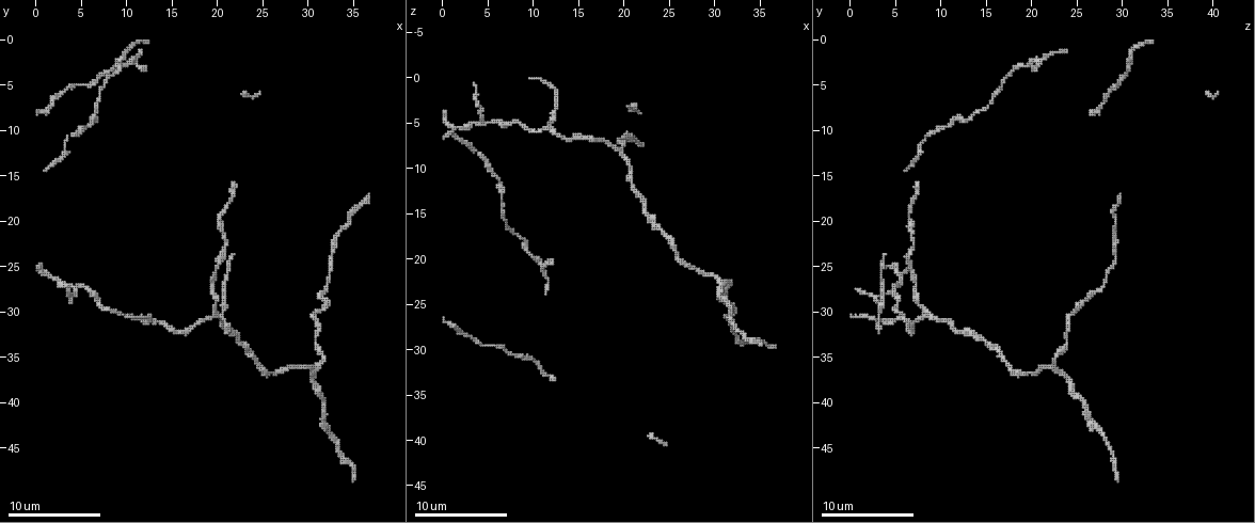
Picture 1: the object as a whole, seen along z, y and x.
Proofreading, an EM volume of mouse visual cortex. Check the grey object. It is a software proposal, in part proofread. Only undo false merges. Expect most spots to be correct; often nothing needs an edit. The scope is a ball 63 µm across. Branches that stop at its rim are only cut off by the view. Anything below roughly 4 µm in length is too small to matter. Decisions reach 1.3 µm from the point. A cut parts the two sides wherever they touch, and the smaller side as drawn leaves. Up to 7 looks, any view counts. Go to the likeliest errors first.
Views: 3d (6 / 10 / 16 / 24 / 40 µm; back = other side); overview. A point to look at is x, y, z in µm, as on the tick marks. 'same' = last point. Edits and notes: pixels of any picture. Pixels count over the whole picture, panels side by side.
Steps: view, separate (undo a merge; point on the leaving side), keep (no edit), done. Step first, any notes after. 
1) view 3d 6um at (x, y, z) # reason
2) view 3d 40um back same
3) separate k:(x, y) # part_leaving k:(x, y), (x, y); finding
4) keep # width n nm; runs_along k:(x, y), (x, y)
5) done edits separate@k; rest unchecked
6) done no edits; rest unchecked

view 3d 16um at (11.8, 30.8, 5.2) # three arms meet

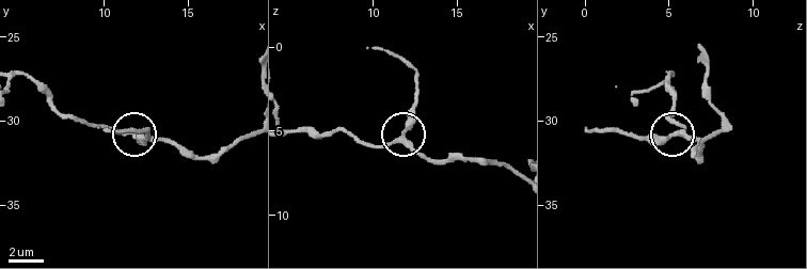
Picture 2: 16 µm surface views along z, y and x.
keep # runs_along 2:(288, 130), (345, 130), (383, 147), (404, 135), (413, 93); all the same cell

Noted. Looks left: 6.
view 3d 10um at (4.6, 27.6, 5.0) # arms part here

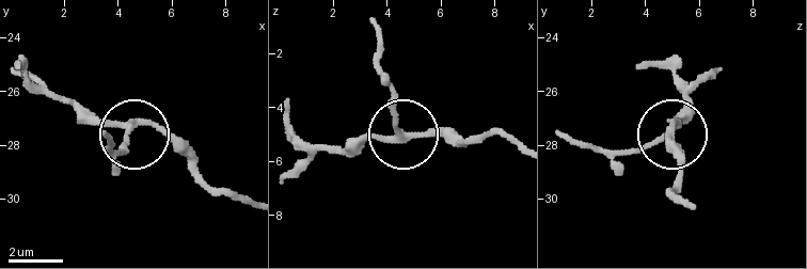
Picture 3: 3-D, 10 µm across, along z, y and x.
keep # width 210 nm; runs_along 3:(72, 99), (128, 129), (117, 164); one cell here

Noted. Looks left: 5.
view 3d 10um at (30.8, 36.2, 22.8) # three arms meet

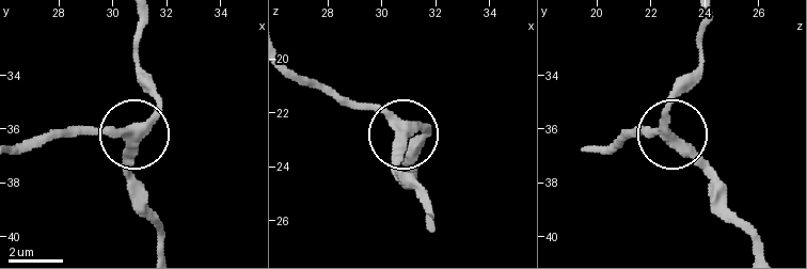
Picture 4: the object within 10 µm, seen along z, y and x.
keep # side_arm 16 um; runs_along 4:(287, 64), (369, 105), (397, 130), (405, 151), (397, 183); all the same cell

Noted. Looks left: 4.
view 3d 10um at (19.8, 29.8, 8.2) # branch point

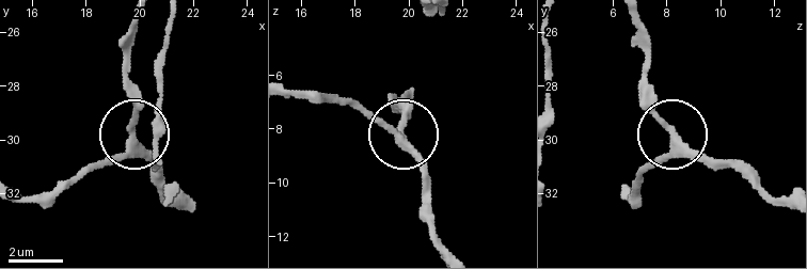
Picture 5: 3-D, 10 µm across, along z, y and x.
keep # runs_along 5:(287, 96), (335, 96), (401, 132), (399, 105); one cell here

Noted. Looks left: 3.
done no edits; rest unchecked

